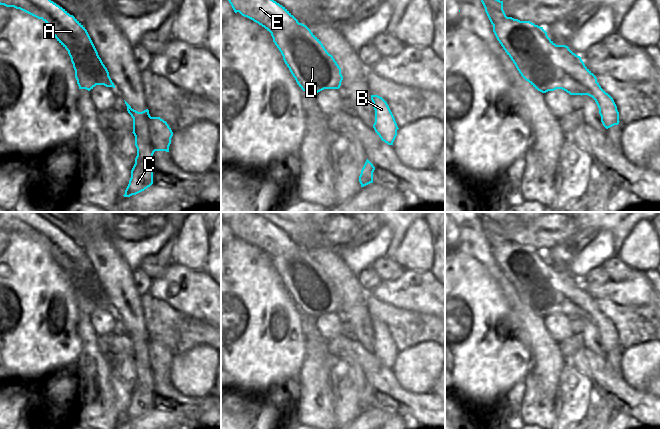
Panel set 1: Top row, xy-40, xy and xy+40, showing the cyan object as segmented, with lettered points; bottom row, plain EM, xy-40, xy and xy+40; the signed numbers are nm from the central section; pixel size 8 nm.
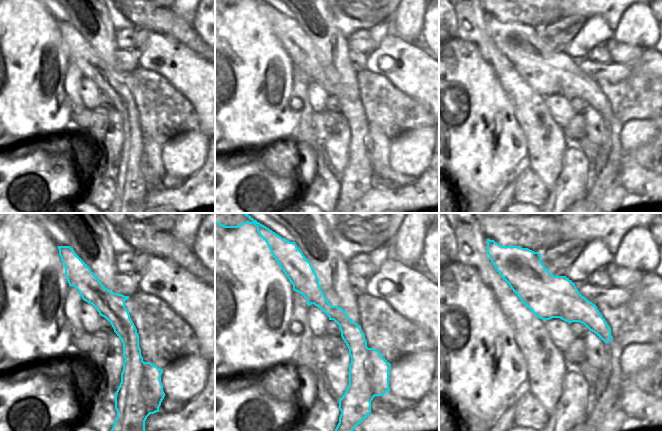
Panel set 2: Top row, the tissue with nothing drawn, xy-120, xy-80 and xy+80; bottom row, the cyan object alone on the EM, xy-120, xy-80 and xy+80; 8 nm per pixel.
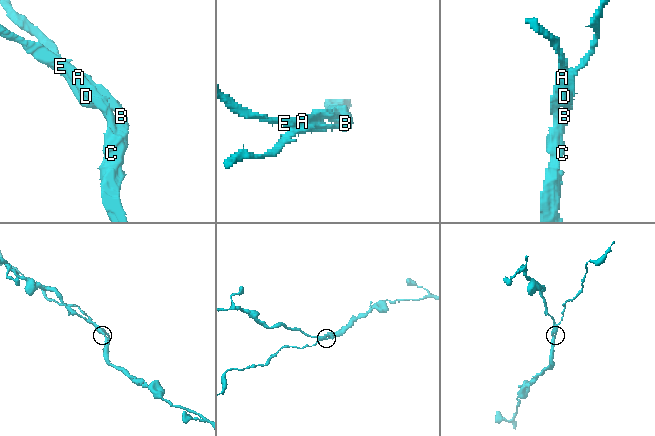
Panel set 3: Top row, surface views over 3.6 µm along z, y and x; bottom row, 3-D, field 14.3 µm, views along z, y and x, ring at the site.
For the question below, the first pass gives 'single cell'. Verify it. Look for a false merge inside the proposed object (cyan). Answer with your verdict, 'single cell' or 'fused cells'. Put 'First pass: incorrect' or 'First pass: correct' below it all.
fused cells
First pass: incorrect

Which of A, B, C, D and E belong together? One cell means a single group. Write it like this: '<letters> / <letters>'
A C E / B D

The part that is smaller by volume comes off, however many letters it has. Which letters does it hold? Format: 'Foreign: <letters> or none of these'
Foreign: B, D

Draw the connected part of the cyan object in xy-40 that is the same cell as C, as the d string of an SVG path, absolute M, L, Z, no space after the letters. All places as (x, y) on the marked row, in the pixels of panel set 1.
M126 101L125 104L128 113L133 118L132 133L135 136L135 146L137 148L131 178L123 195L124 197L130 197L144 191L153 184L153 154L155 151L151 144L151 134L149 132L151 126L149 110L138 112L132 109Z

